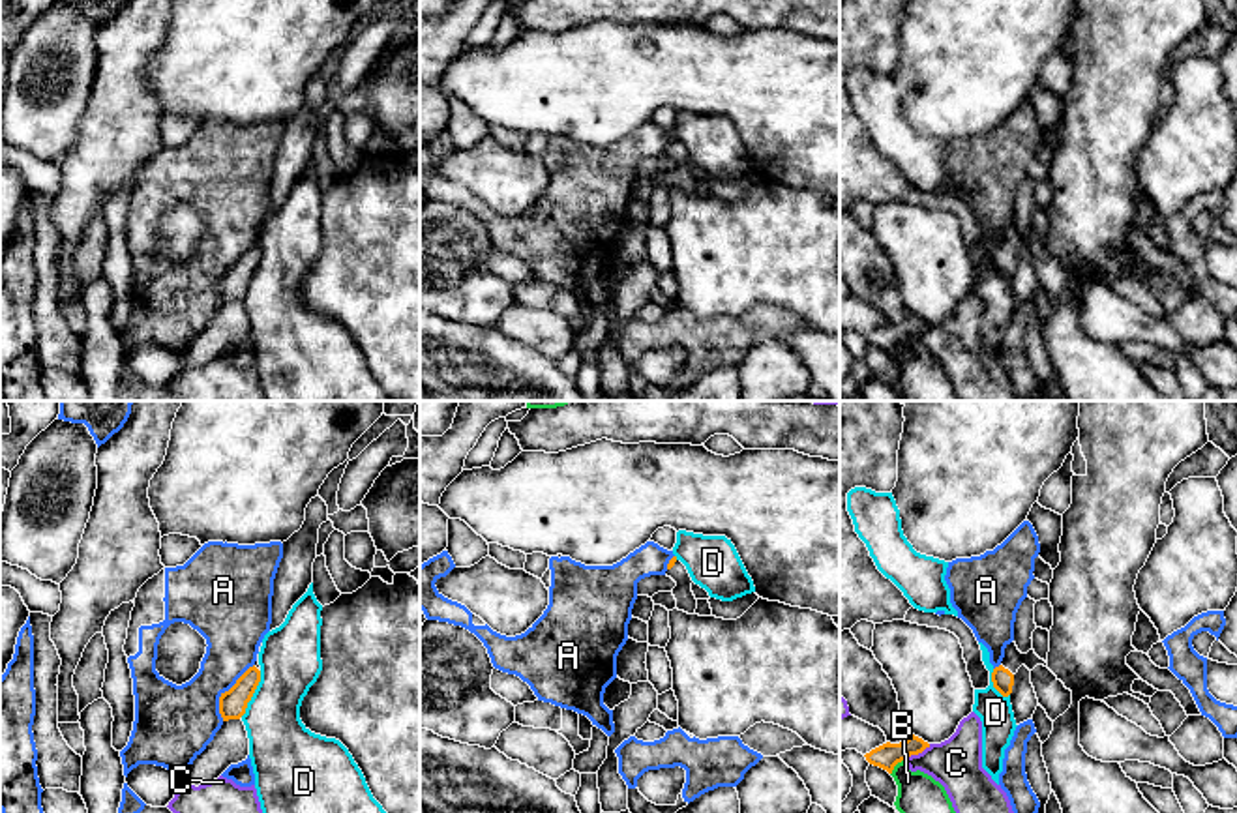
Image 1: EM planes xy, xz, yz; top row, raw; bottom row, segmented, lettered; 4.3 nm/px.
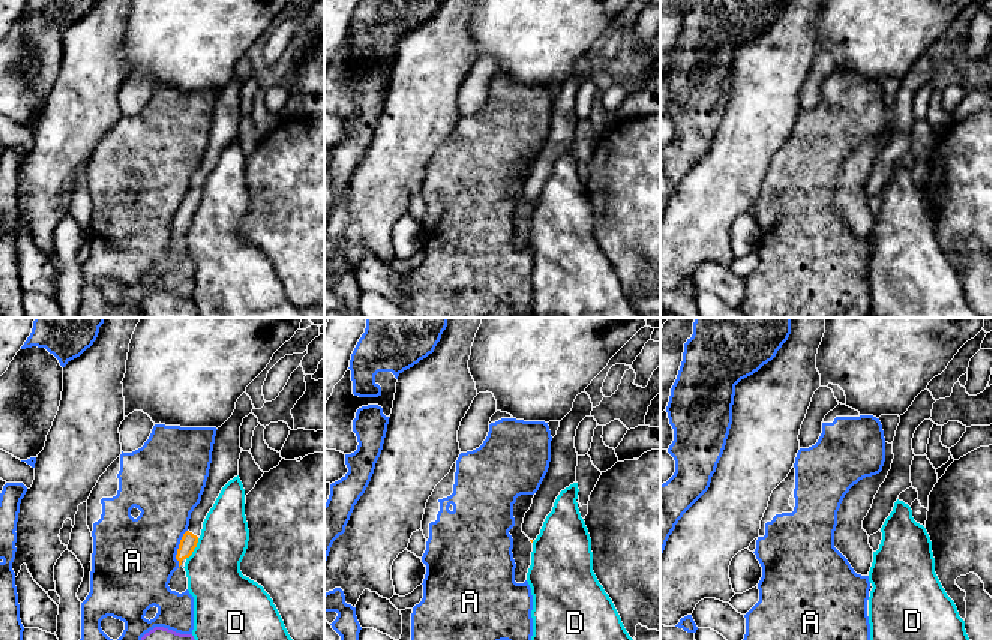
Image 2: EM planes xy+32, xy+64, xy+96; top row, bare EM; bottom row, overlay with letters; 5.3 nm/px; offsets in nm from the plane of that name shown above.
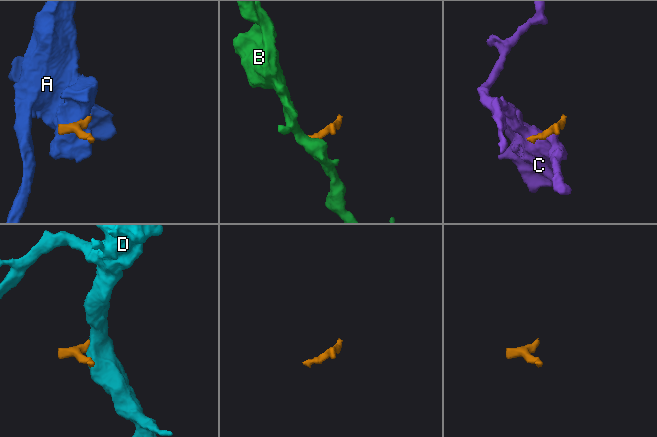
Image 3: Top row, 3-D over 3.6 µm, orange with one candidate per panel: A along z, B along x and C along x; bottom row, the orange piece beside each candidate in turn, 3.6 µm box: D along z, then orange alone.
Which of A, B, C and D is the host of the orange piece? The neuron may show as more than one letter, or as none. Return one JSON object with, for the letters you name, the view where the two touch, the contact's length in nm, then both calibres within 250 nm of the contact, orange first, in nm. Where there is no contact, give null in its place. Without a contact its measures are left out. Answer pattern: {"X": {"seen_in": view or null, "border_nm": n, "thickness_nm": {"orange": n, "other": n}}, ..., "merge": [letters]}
{"merge": []}

